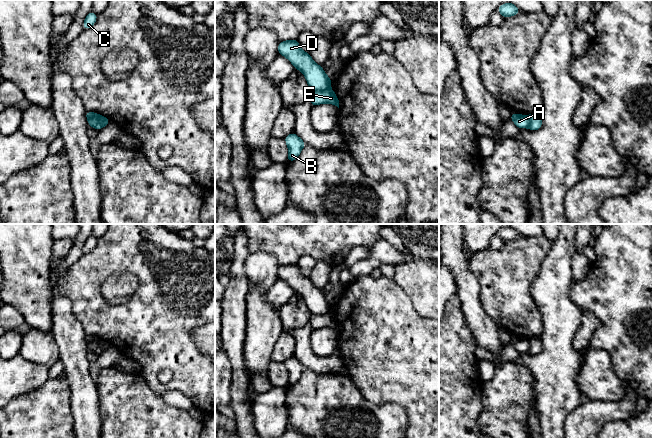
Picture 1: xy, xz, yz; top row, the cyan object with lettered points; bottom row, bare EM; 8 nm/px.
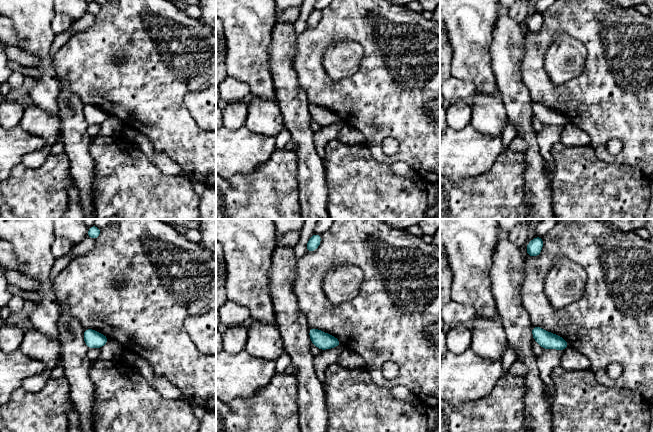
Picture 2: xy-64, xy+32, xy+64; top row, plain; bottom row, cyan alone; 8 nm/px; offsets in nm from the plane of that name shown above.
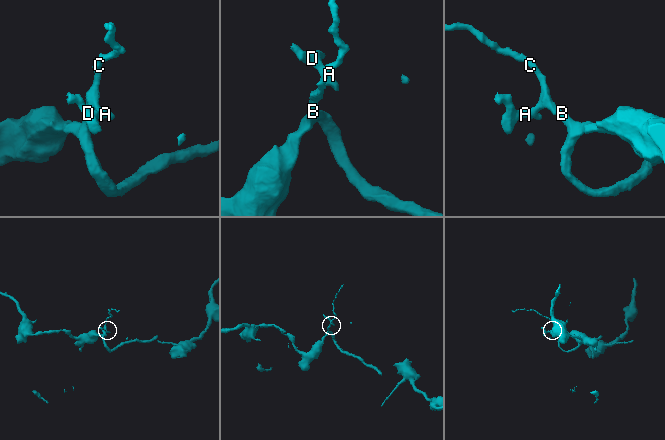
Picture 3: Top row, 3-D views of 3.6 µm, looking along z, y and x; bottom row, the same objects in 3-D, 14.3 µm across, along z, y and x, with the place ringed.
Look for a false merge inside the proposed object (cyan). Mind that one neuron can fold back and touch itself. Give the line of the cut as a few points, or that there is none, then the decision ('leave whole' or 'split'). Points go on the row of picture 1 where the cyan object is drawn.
cut xz (329, 88), (311, 90); split

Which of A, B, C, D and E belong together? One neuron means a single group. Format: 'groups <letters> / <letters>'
groups A D / B C E

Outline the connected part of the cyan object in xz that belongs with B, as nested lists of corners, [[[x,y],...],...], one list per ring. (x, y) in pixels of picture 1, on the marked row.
[[[294,132],[291,134],[288,134],[284,138],[287,146],[288,146],[288,159],[287,161],[293,162],[298,158],[298,156],[301,153],[301,150],[304,148],[306,143],[299,138]]]

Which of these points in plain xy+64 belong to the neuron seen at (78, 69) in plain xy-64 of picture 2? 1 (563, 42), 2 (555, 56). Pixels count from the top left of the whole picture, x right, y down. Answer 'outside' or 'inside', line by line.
1: outside
2: outside

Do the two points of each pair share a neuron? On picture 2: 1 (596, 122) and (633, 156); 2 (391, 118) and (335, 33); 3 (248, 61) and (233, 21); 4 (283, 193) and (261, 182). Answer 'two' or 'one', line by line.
1: one
2: one
3: one
4: one

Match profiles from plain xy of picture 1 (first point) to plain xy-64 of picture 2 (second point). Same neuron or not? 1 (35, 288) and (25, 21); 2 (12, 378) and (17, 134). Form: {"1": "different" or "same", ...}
{"1": "same", "2": "same"}

